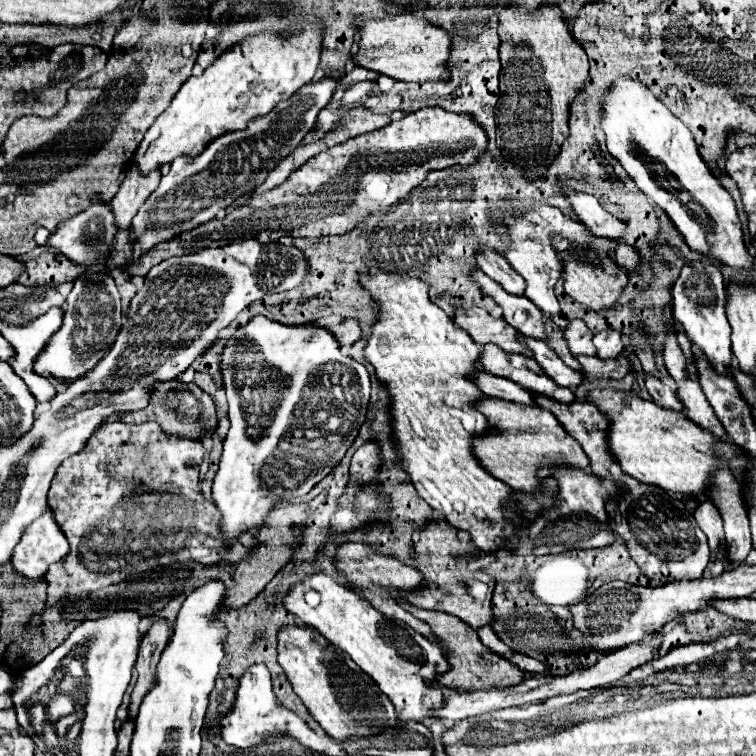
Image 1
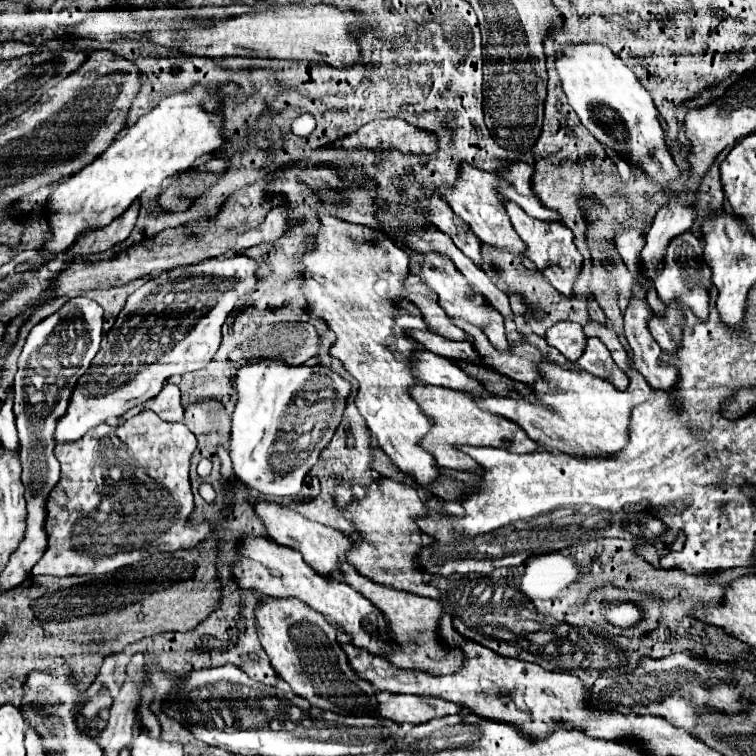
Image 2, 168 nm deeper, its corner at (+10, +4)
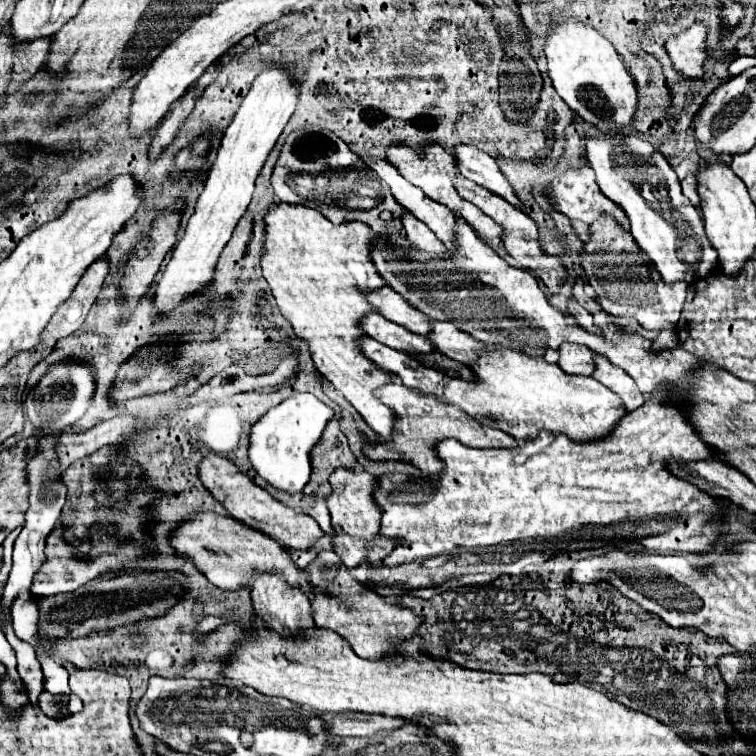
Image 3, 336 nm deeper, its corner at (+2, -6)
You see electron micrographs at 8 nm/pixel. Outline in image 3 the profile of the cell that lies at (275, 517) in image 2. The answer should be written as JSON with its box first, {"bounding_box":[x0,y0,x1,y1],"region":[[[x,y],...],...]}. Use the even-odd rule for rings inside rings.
{"bounding_box":[198,454,322,548],"region":[[[206,454],[202,458],[202,462],[198,464],[198,478],[200,478],[202,486],[228,510],[228,514],[232,518],[244,522],[246,526],[254,524],[252,526],[254,530],[270,536],[272,540],[276,540],[284,546],[306,548],[308,544],[312,544],[314,540],[318,540],[322,536],[322,530],[316,524],[316,520],[312,520],[310,516],[302,514],[302,512],[296,512],[296,510],[284,506],[282,502],[278,502],[276,498],[272,498],[270,492],[256,486],[228,458],[222,458],[218,454]]]}

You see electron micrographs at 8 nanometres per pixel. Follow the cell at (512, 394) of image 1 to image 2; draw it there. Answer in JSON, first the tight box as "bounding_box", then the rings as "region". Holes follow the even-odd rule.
{"bounding_box":[414,352,482,392],"region":[[[424,352],[424,356],[416,354],[418,362],[414,366],[414,374],[424,380],[424,384],[434,384],[434,386],[444,386],[444,388],[456,388],[462,392],[472,392],[476,388],[482,388],[478,380],[472,376],[464,374],[462,368],[450,358],[438,356],[434,352]]]}

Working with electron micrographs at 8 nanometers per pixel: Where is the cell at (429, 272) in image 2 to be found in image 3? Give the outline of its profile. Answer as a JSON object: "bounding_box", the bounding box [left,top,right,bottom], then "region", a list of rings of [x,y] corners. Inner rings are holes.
{"bounding_box":[404,210,446,252],"region":[[[404,210],[404,232],[410,238],[410,242],[414,244],[416,250],[426,250],[426,252],[444,252],[446,246],[442,244],[442,240],[422,222],[418,220],[414,214]]]}

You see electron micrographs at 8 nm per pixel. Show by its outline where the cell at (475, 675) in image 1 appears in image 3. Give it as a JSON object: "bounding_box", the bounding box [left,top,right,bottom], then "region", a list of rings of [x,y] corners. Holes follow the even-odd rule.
{"bounding_box":[308,552,422,658],"region":[[[322,552],[316,560],[316,566],[312,562],[308,584],[312,588],[314,624],[318,628],[330,628],[340,634],[360,658],[380,658],[380,654],[388,654],[396,642],[410,640],[414,630],[422,624],[422,618],[412,610],[400,608],[396,604],[386,604],[382,596],[358,584],[334,552]],[[320,562],[326,564],[320,568]]]}

